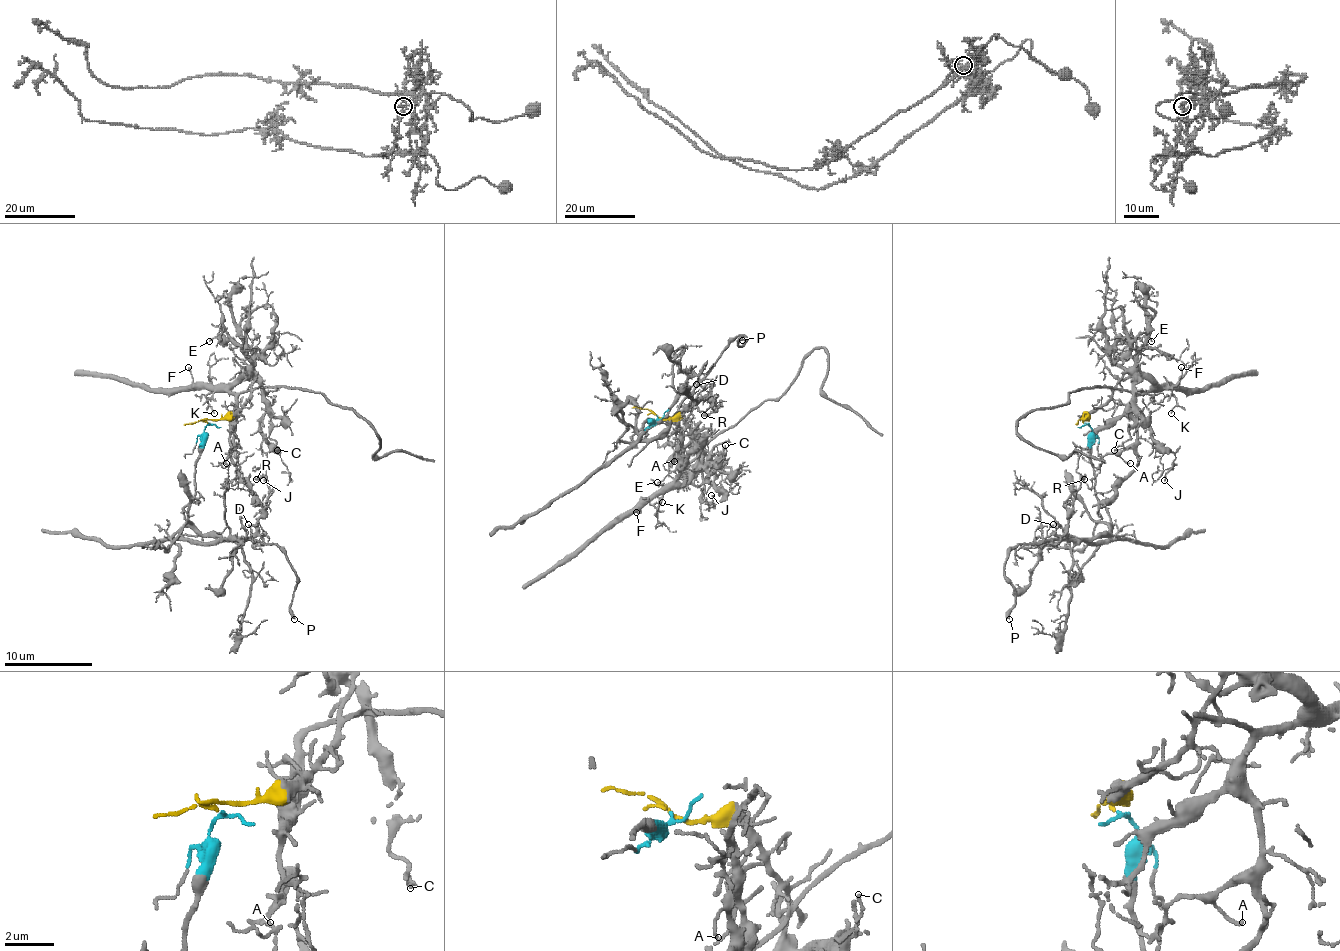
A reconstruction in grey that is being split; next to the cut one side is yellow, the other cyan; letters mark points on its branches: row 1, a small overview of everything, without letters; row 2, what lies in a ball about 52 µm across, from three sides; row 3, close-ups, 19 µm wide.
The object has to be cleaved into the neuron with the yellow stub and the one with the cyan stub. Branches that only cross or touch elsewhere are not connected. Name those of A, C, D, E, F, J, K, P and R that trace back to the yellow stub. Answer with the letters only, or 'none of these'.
A, C, E, F, J, K

